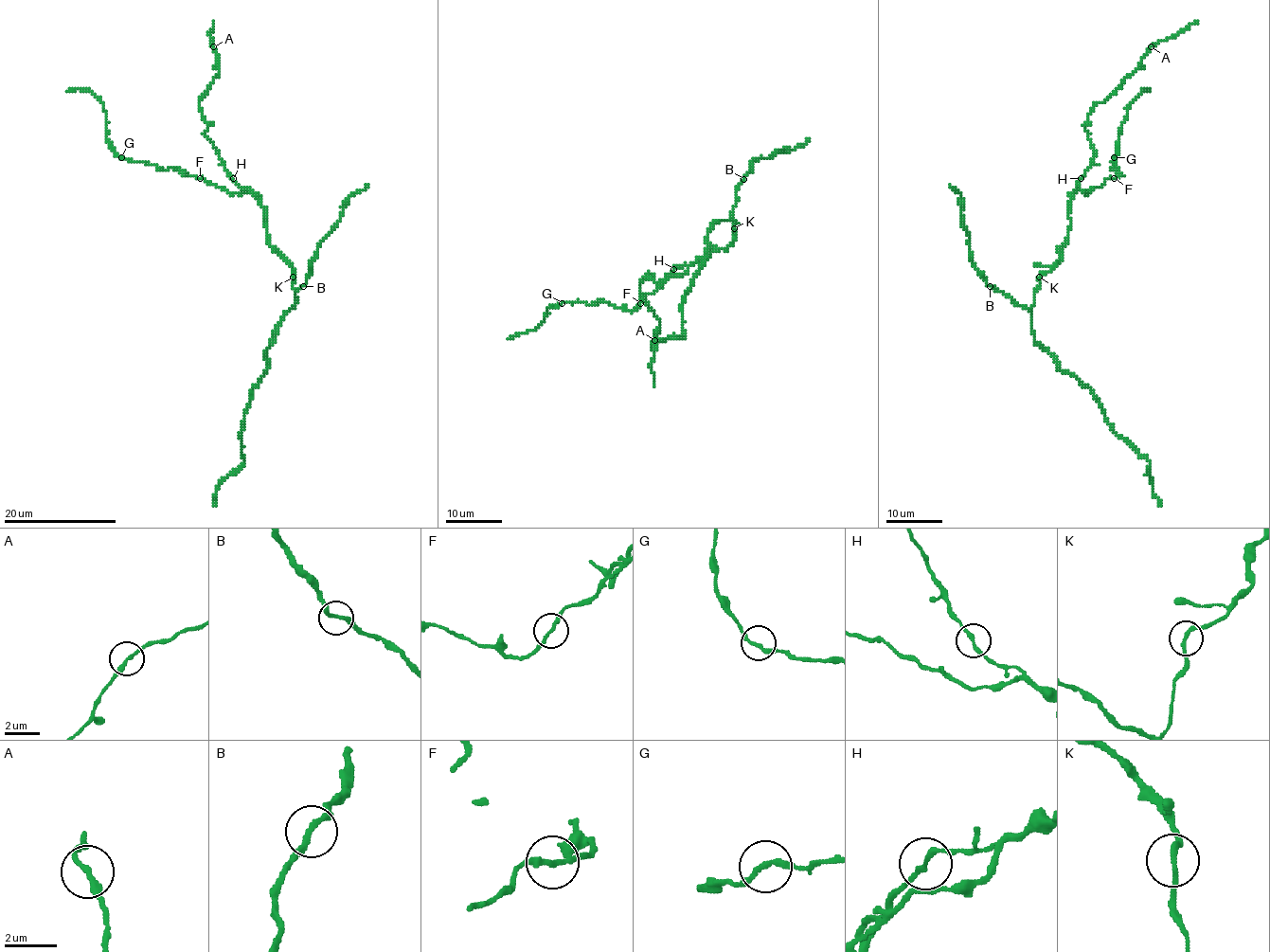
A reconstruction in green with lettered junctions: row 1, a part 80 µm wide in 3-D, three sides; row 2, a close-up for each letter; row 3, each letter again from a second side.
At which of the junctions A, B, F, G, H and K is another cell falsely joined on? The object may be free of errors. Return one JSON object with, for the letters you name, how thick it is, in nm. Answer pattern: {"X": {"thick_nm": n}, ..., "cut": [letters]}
{"cut": []}

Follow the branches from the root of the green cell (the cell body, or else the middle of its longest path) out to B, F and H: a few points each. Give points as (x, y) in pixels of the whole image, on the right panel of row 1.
B: (1060, 253), (1060, 260), (1039, 277), (1039, 288), (1035, 292), (1032, 308), (1019, 306), (990, 286)
F: (1060, 253), (1071, 224), (1068, 216), (1070, 198), (1077, 190), (1085, 193), (1102, 185), (1108, 178), (1114, 178)
H: (1060, 253), (1071, 224), (1068, 216), (1070, 198), (1080, 178)

